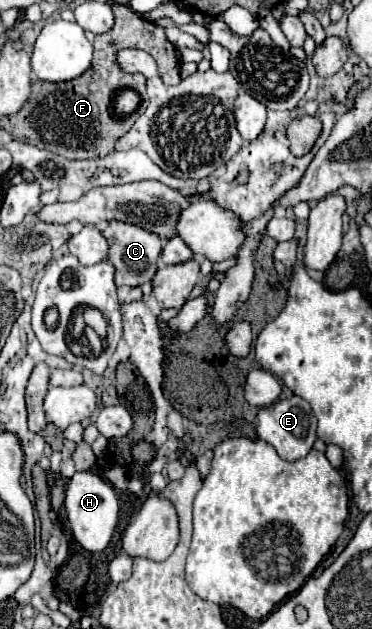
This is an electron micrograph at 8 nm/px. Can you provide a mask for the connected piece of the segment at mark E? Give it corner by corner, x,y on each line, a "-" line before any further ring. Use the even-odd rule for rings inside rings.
294,395
290,399
282,399
268,407
262,407
256,415
256,433
258,433
258,439
270,443
282,459
296,461
306,457
306,453
312,449
316,441
316,417
310,409
310,403

